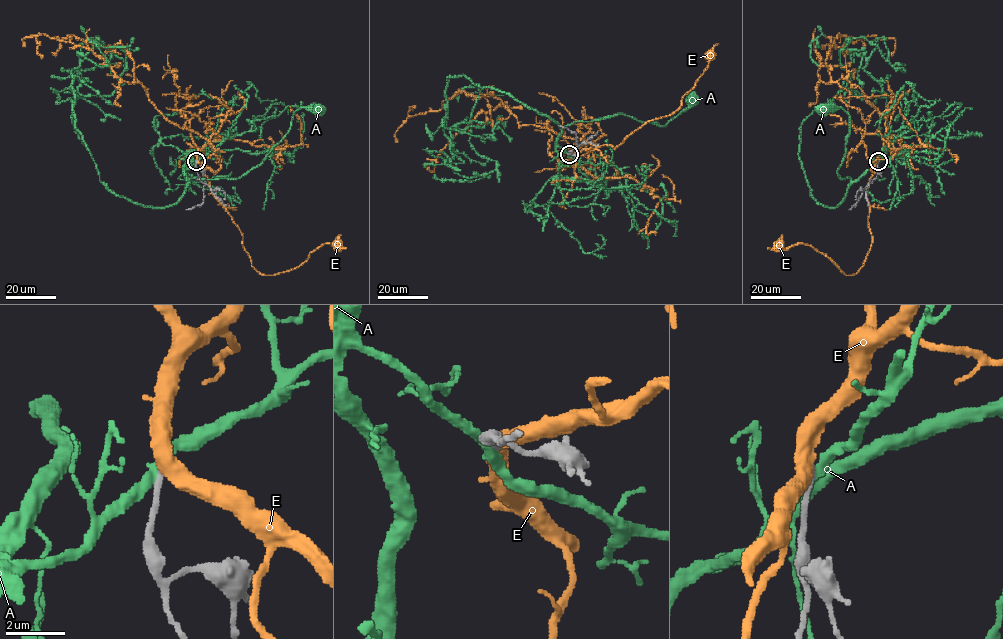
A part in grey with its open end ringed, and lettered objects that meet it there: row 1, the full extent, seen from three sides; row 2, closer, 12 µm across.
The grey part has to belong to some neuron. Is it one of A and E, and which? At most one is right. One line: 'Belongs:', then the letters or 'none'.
Belongs: none

